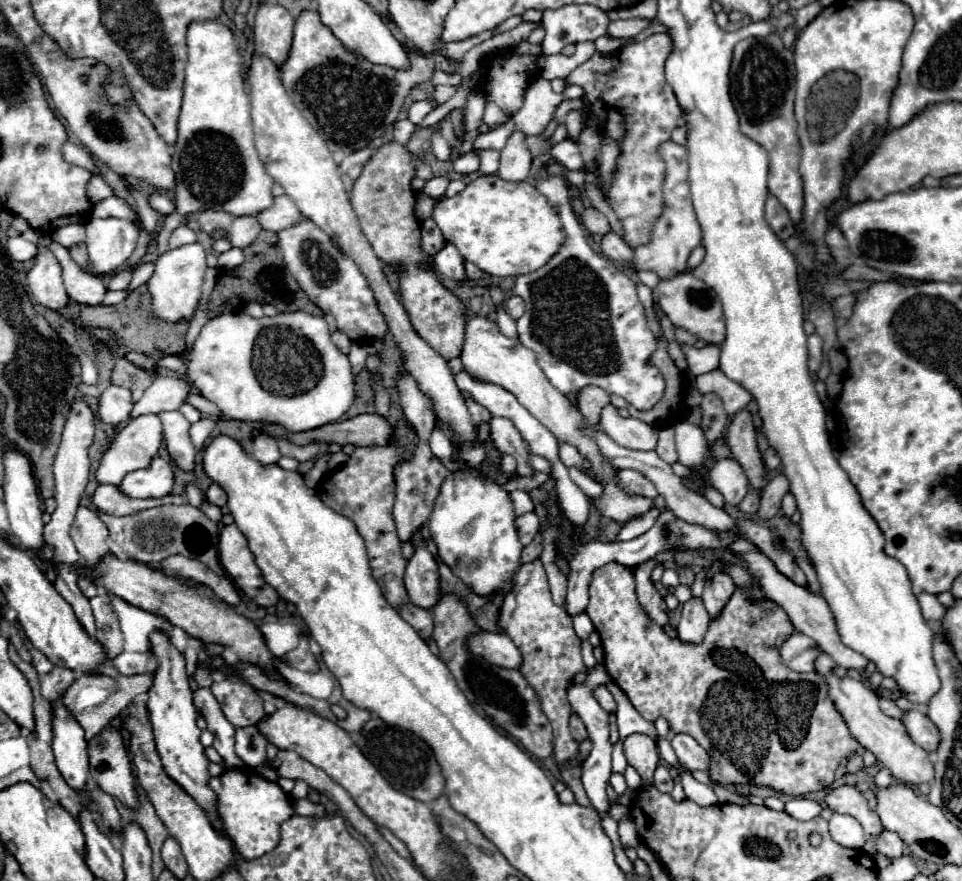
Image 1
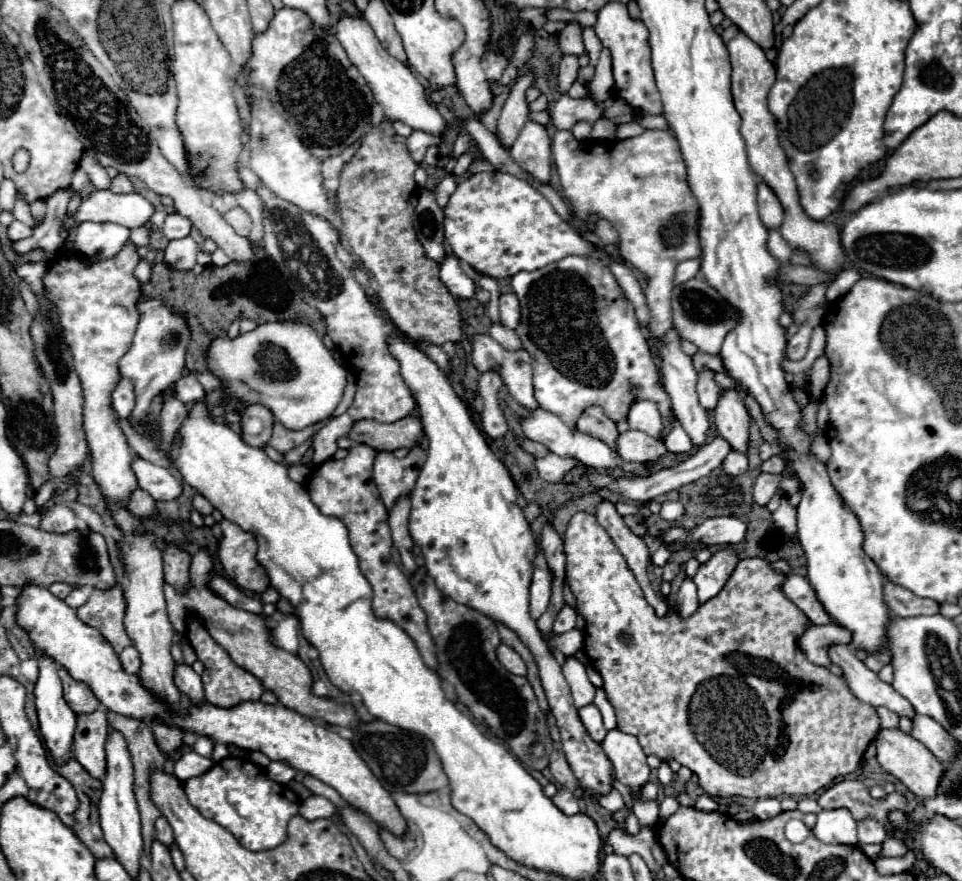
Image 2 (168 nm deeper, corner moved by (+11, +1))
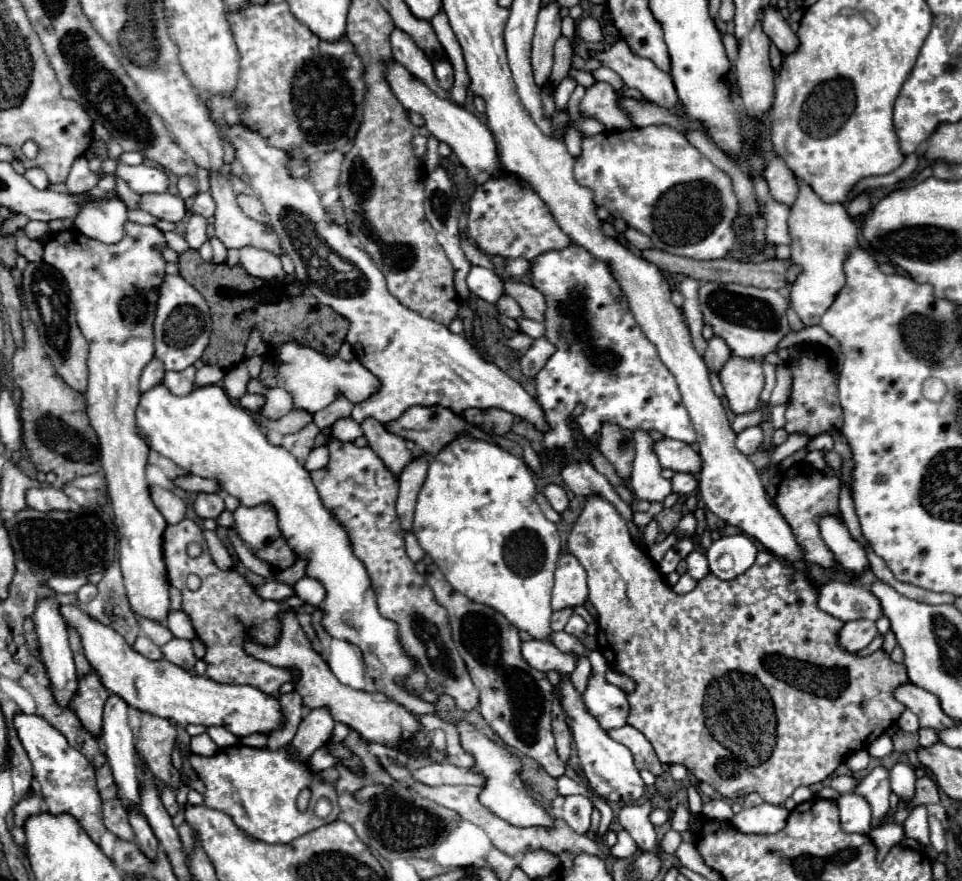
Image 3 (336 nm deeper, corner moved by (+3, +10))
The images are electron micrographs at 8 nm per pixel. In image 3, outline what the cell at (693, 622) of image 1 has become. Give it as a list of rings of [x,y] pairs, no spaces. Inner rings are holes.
[[[695,549],[695,551],[691,551],[687,557],[685,557],[685,561],[687,561],[687,571],[689,571],[689,575],[693,577],[693,579],[703,579],[705,575],[709,575],[709,561],[707,561],[707,557],[705,557],[705,553],[701,551],[701,549]]]

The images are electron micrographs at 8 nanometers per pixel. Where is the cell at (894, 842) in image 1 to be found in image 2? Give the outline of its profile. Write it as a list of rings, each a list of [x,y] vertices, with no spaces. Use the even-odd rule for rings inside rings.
[[[867,818],[865,822],[859,822],[859,844],[883,844],[887,838],[885,826],[879,822],[873,822]]]

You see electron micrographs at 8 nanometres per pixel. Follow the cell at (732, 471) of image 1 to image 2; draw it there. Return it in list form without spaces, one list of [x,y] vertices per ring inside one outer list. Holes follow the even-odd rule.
[[[729,452],[727,458],[721,464],[723,468],[723,476],[739,476],[747,470],[747,456],[745,454],[737,454],[737,452]]]

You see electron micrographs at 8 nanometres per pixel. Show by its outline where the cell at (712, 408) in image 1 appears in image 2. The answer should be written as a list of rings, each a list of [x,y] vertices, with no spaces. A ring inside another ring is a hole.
[[[711,370],[699,372],[697,396],[699,396],[699,404],[701,404],[705,410],[713,410],[713,408],[717,406],[717,400],[719,400],[719,396],[721,396],[721,388],[715,384]]]

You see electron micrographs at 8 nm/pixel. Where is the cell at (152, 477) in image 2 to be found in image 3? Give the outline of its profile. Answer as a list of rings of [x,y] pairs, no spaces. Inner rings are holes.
[[[185,475],[175,481],[177,487],[185,491],[195,491],[195,493],[221,493],[221,485],[215,479],[205,479],[197,475]]]

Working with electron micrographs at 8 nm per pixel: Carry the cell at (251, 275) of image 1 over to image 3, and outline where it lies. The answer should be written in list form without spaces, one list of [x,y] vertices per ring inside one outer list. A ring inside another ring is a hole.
[[[195,249],[179,255],[179,275],[189,281],[211,307],[213,333],[201,357],[207,365],[221,365],[221,369],[231,369],[233,365],[241,363],[245,359],[245,343],[251,329],[255,327],[259,327],[263,343],[271,353],[275,353],[283,343],[297,341],[323,355],[333,357],[339,353],[339,347],[347,337],[349,321],[327,305],[321,305],[305,287],[297,295],[291,293],[295,281],[281,283],[275,289],[273,283],[245,273],[241,265],[229,267],[225,263],[207,263]]]

